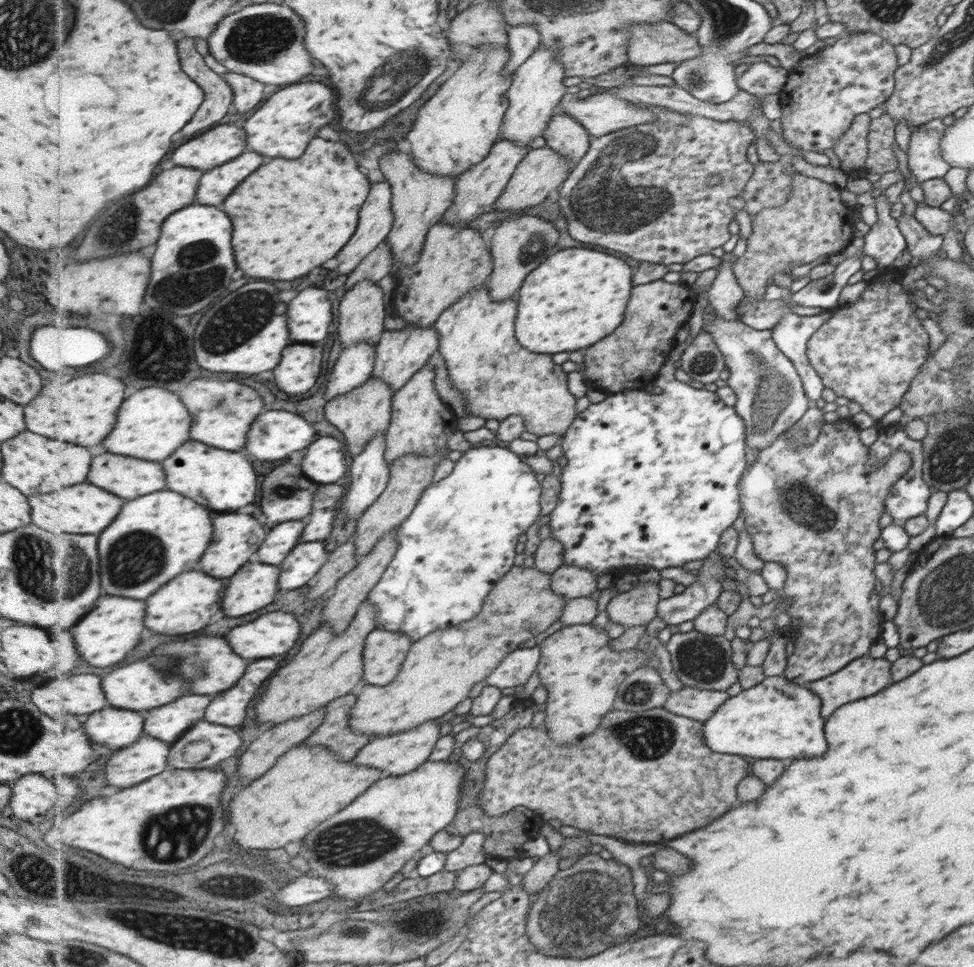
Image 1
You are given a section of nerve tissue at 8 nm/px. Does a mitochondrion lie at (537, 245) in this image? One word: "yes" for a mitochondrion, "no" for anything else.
yes

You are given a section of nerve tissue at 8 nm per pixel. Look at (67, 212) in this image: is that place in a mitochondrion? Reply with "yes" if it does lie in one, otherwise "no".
no

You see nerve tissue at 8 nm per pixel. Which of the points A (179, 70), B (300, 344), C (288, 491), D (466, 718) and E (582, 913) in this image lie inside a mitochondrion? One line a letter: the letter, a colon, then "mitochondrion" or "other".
A: other
B: other
C: mitochondrion
D: other
E: mitochondrion

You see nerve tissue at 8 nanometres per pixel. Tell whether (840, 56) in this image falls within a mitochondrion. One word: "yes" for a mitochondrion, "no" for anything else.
no

